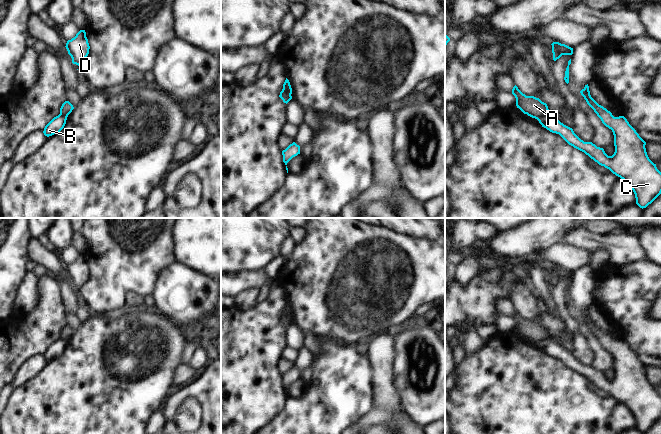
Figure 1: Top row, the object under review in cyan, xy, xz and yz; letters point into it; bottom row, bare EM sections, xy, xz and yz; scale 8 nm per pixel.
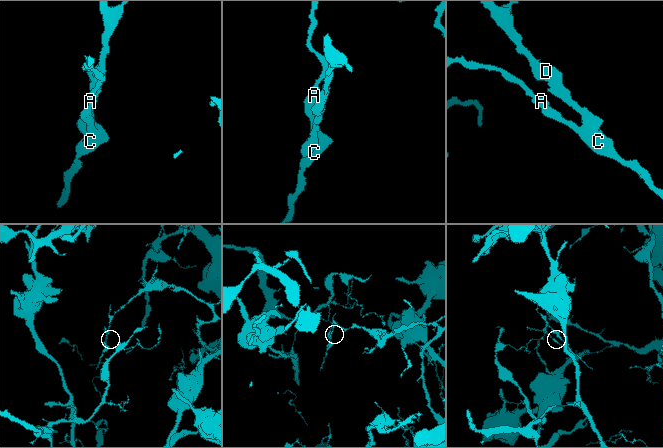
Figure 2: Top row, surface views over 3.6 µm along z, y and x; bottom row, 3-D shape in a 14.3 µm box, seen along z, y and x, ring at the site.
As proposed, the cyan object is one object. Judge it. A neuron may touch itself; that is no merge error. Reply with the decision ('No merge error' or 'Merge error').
Merge error

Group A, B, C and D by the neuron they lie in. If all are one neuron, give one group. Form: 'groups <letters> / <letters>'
groups A / B C D

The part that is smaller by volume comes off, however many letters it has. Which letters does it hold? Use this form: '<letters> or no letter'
A

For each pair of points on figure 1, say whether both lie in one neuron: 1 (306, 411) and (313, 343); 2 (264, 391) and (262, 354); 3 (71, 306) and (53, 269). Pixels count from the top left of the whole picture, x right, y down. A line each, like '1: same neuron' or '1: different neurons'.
1: different neurons
2: same neuron
3: same neuron

